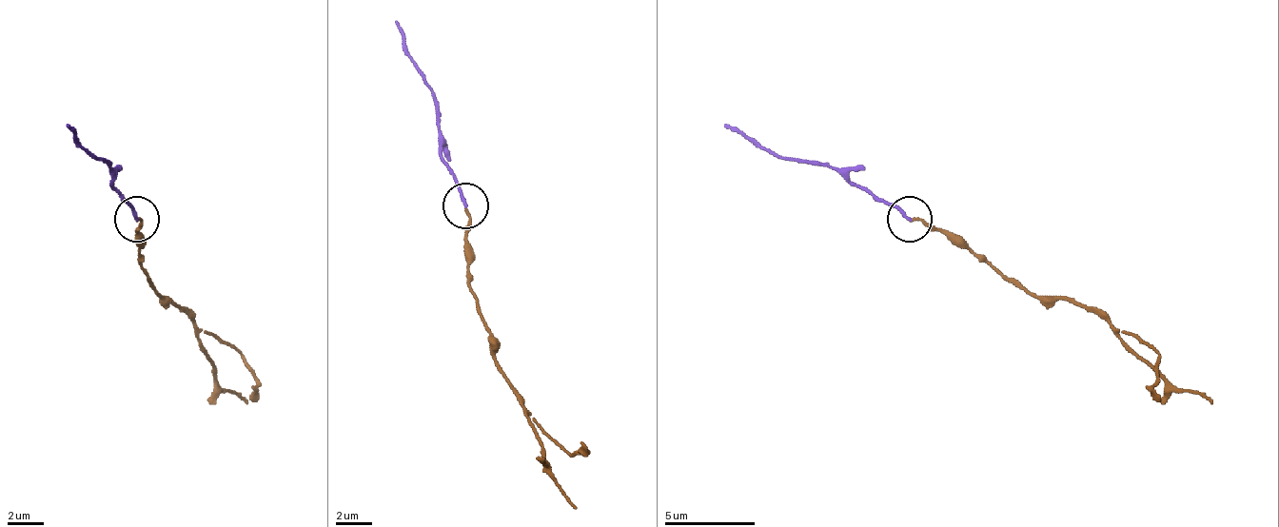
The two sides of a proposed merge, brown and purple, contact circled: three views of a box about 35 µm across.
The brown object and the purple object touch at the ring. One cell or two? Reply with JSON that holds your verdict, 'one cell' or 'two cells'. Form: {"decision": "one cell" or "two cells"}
{"decision": "two cells"}

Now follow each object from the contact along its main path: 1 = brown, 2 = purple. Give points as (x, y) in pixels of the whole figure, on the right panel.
1: (908, 220), (957, 234), (993, 265), (1039, 297), (1071, 297), (1107, 323), (1165, 378), (1210, 405)
2: (908, 220), (827, 165), (791, 162), (723, 126)

